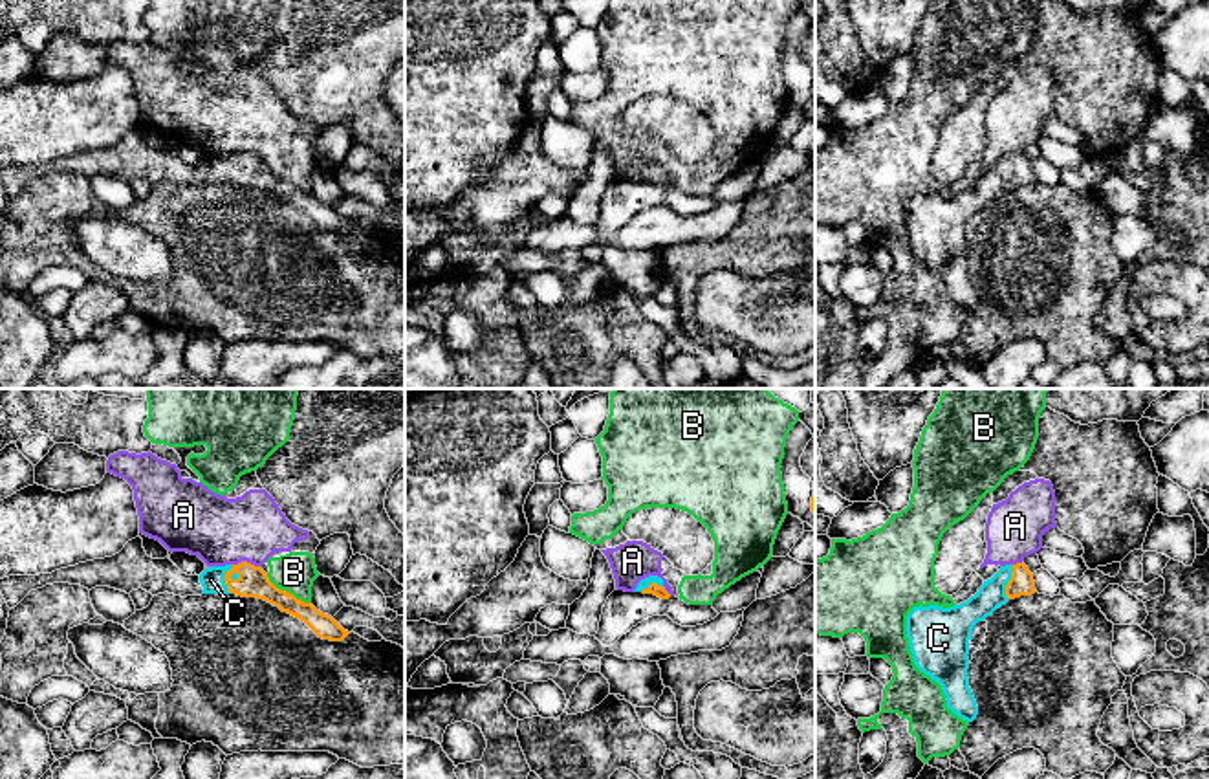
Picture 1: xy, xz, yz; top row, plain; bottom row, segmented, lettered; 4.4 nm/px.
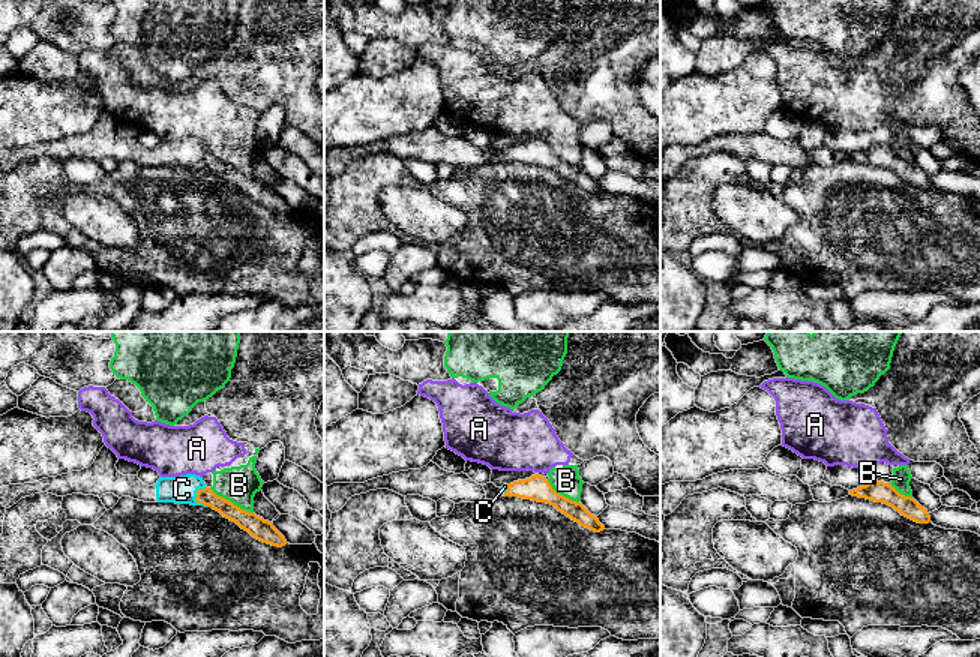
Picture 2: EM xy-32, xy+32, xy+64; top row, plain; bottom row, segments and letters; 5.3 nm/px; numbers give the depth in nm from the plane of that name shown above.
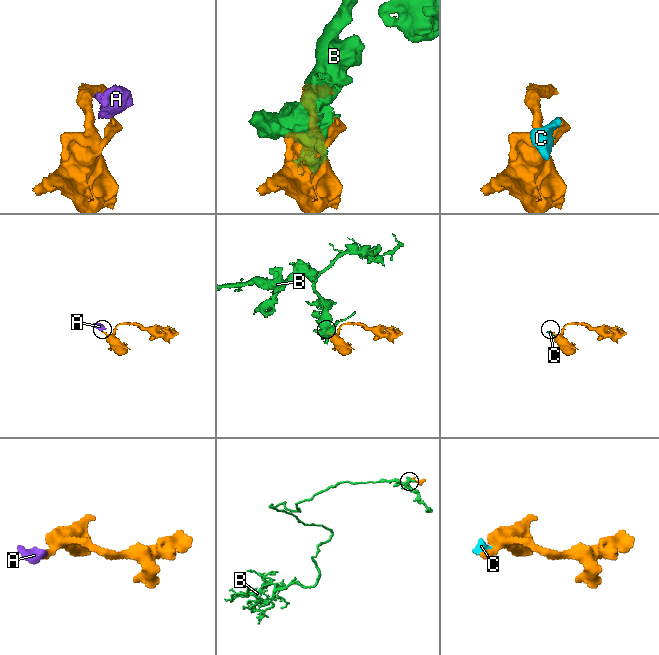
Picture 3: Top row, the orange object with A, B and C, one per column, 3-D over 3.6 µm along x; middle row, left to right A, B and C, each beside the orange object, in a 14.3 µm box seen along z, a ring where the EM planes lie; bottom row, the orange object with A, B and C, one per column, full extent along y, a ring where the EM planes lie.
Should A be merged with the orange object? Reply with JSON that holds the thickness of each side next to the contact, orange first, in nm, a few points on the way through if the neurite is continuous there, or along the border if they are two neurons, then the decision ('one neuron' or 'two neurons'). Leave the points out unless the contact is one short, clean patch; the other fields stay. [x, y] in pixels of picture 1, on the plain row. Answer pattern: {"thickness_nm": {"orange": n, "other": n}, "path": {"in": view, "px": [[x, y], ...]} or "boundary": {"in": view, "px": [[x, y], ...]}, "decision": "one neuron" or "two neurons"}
{"thickness_nm": {"orange": 140, "other": 300}, "boundary": {"in": "xy", "px": [[240, 151], [259, 156]]}, "decision": "two neurons"}

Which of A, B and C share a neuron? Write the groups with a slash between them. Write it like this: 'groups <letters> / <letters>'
groups A B / C

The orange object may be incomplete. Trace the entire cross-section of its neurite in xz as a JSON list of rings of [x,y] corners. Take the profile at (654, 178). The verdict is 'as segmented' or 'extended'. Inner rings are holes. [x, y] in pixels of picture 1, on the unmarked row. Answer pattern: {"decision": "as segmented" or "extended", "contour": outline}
{"decision": "extended", "contour": [[[648,165],[648,167],[641,169],[634,181],[654,183],[661,189],[670,187],[670,183],[663,176],[663,169],[658,165]]]}

